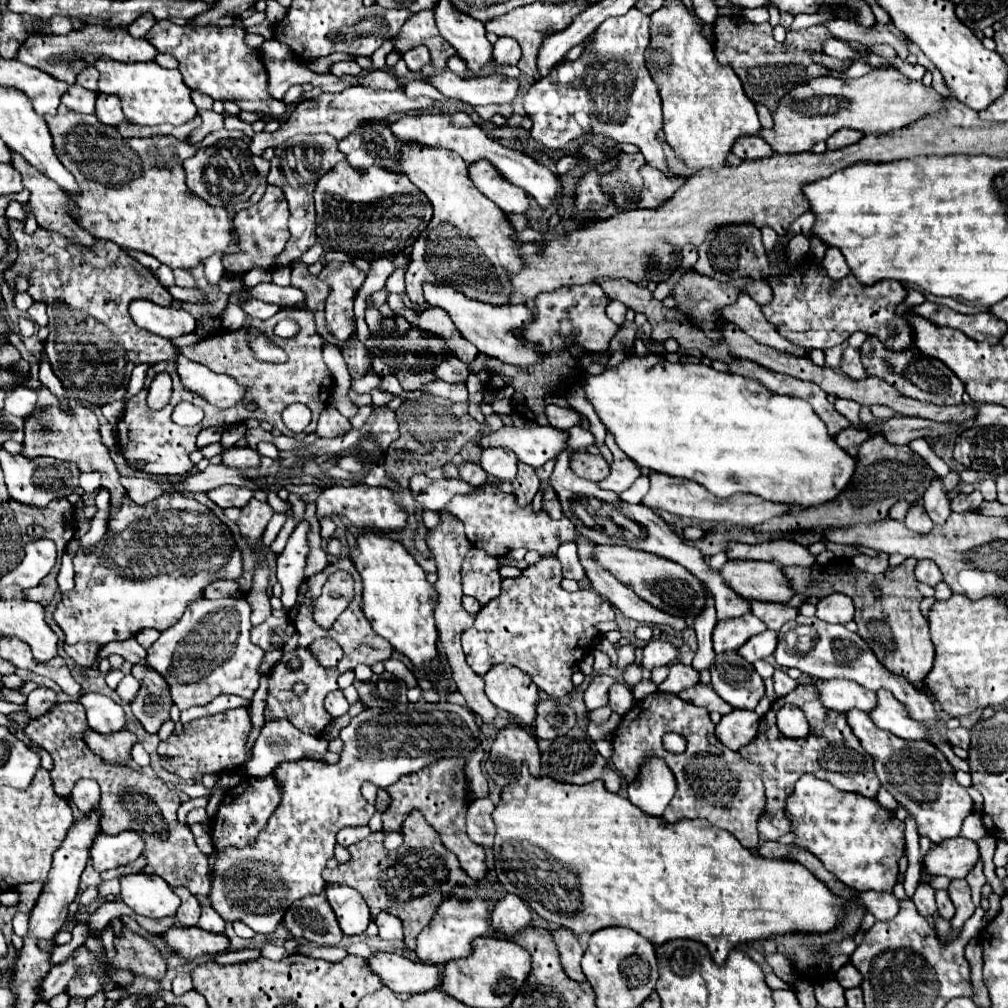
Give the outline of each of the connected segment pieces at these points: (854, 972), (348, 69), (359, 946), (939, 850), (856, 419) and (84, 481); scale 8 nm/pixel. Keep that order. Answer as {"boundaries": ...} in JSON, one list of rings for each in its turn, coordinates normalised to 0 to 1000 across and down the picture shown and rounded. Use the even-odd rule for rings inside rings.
{"boundaries":[[[[839,955],[831,965],[829,965],[829,971],[831,975],[837,979],[837,981],[845,981],[845,979],[851,979],[855,975],[855,967],[853,963],[845,957],[845,955]]],[[[337,61],[337,63],[331,63],[327,66],[327,72],[333,74],[333,76],[341,76],[341,74],[355,76],[359,72],[359,66],[355,63],[351,63],[351,61]]],[[[353,934],[353,936],[347,936],[345,939],[343,939],[343,943],[345,945],[349,945],[349,947],[357,947],[357,949],[363,949],[363,951],[367,951],[371,945],[369,945],[369,941],[361,936],[361,934]]],[[[948,830],[942,834],[935,834],[935,838],[925,838],[925,842],[915,852],[917,866],[923,870],[938,868],[942,872],[954,872],[968,858],[972,846],[966,834]]],[[[831,396],[829,400],[827,400],[827,404],[829,404],[829,408],[833,408],[847,424],[855,424],[855,418],[853,418],[853,402],[849,400],[849,398],[835,398],[835,396]]],[[[87,467],[87,469],[81,469],[79,471],[79,481],[84,488],[91,488],[91,485],[97,485],[99,483],[99,467]],[[93,469],[97,473],[93,473]]]]}

